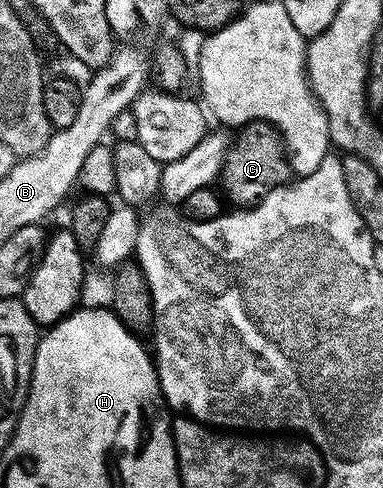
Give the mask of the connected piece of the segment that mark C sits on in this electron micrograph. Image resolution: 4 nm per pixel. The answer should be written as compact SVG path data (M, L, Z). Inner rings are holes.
M255 119L244 124L243 133L243 139L232 144L226 155L219 183L228 204L246 209L259 204L272 189L289 183L293 172L279 133L271 123Z

